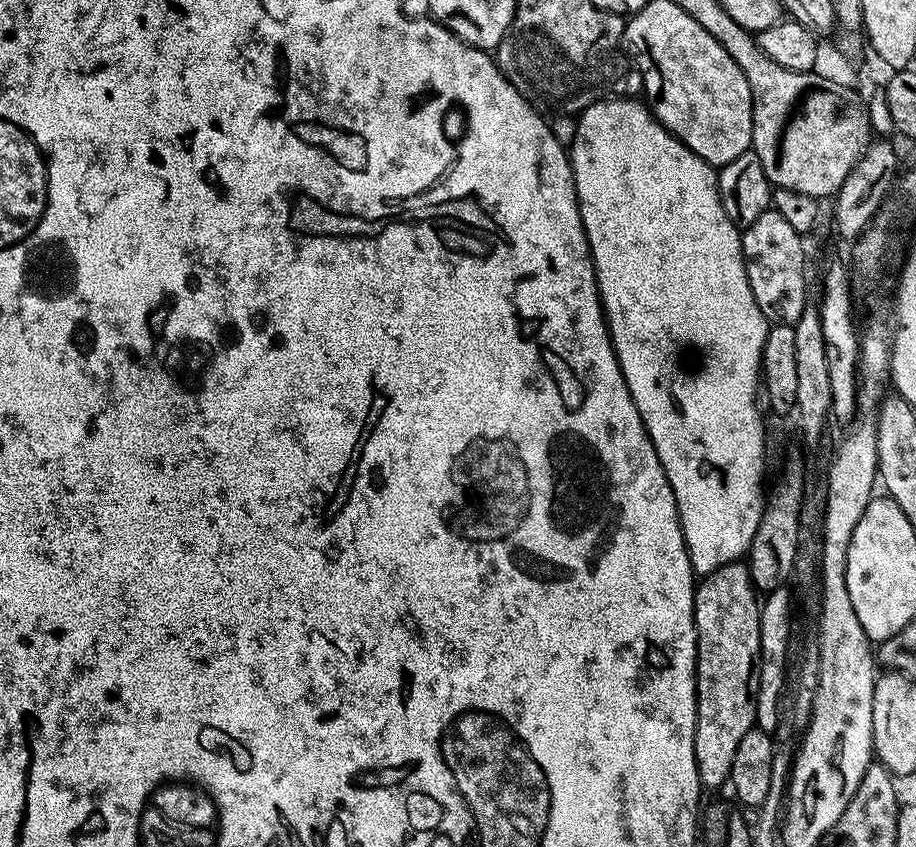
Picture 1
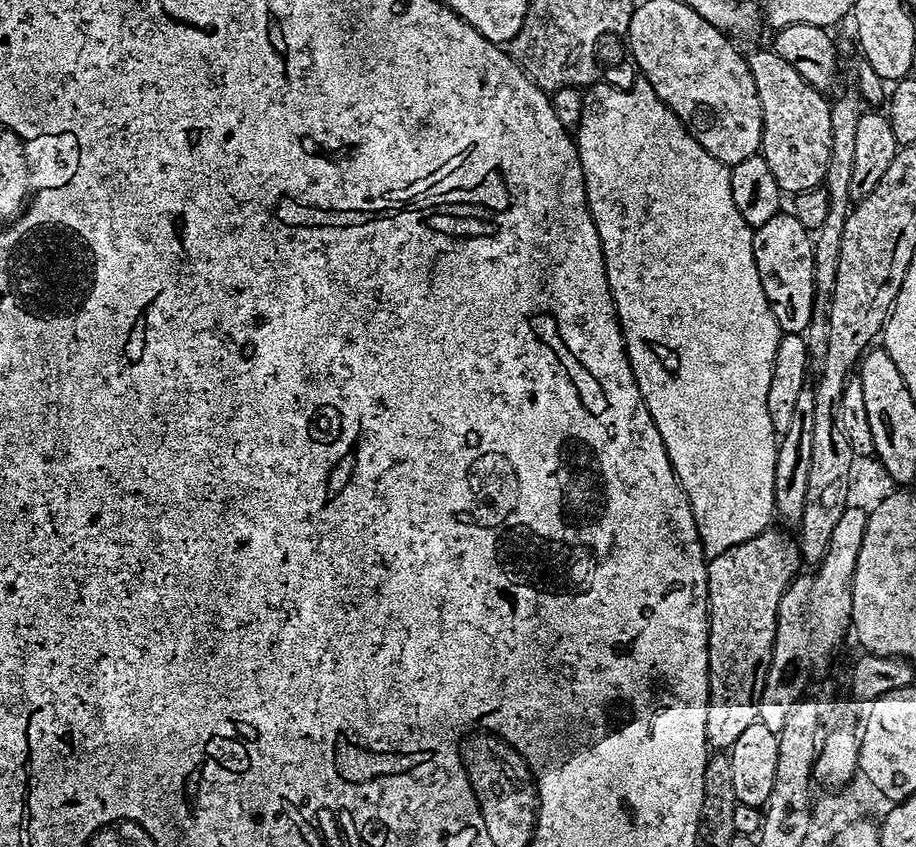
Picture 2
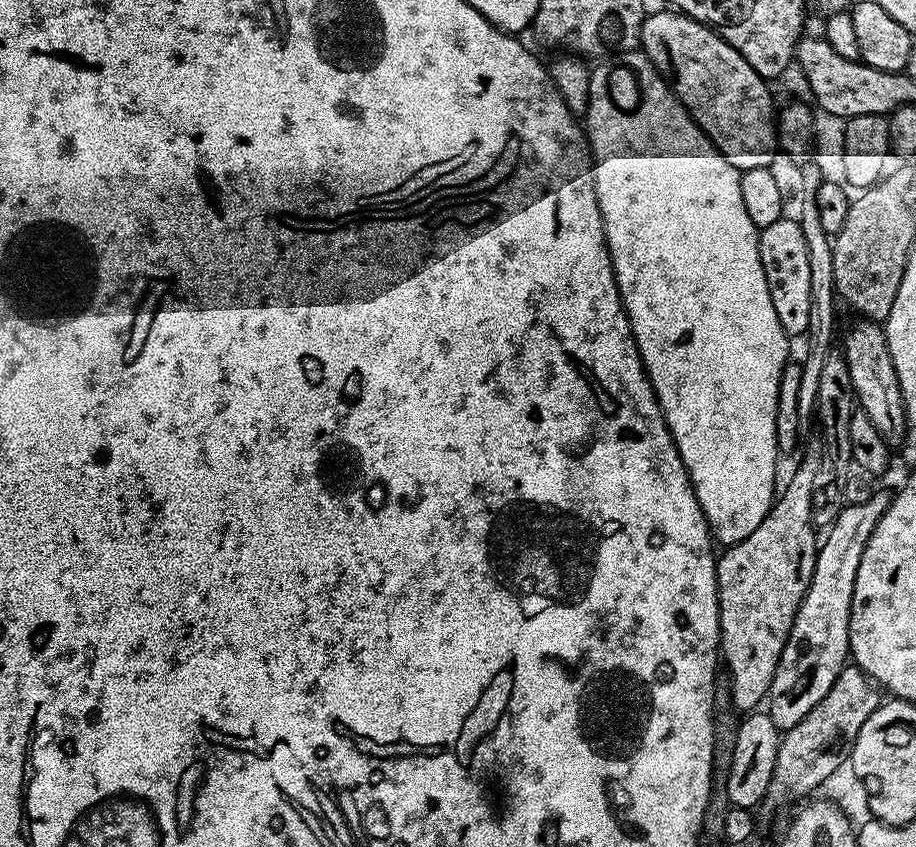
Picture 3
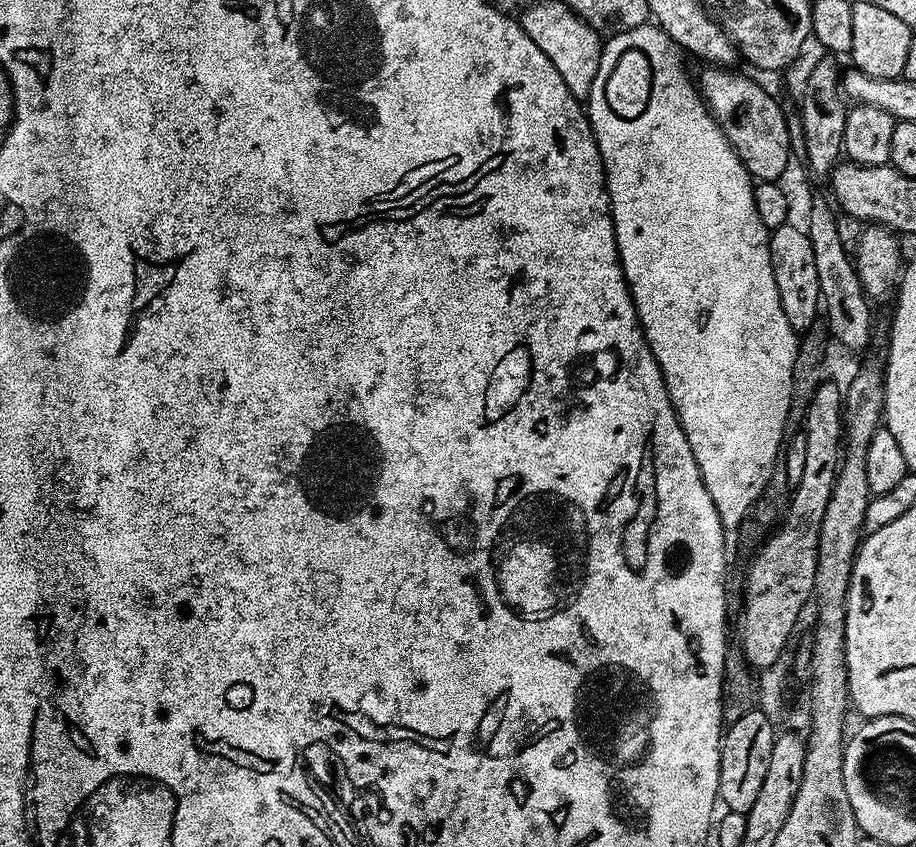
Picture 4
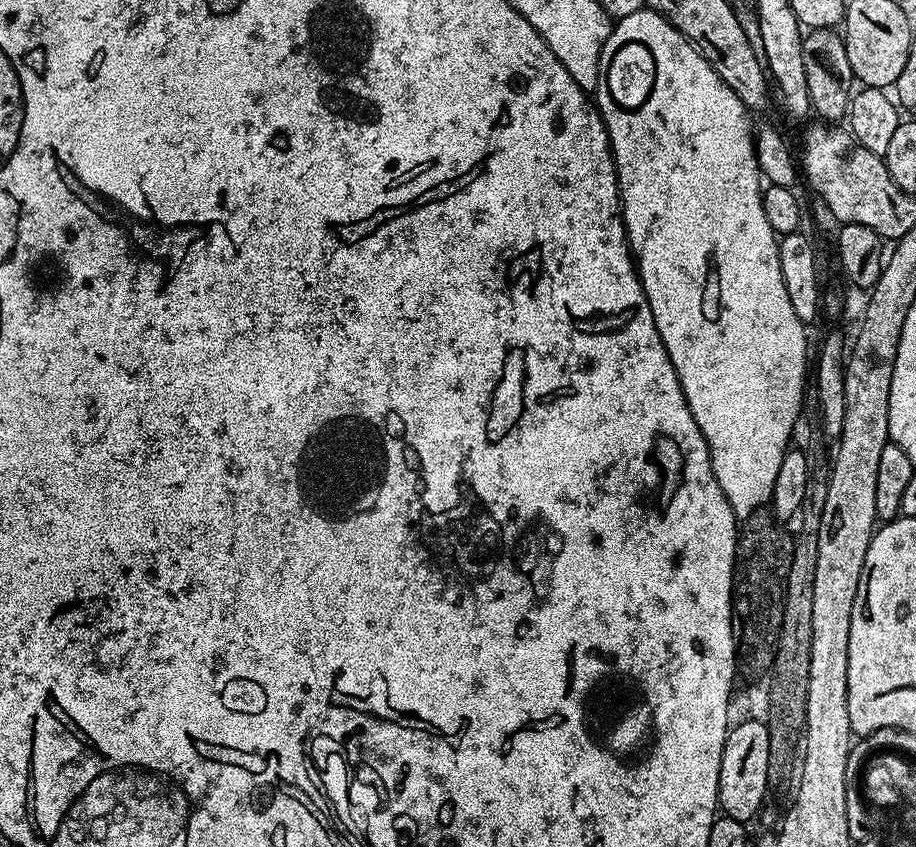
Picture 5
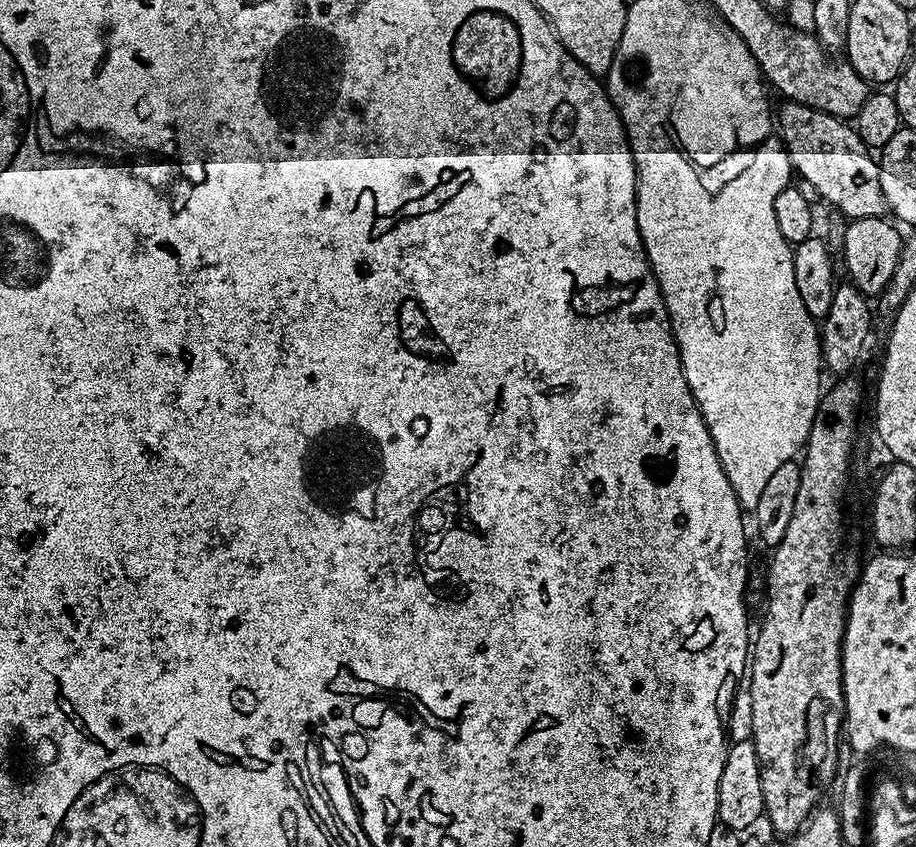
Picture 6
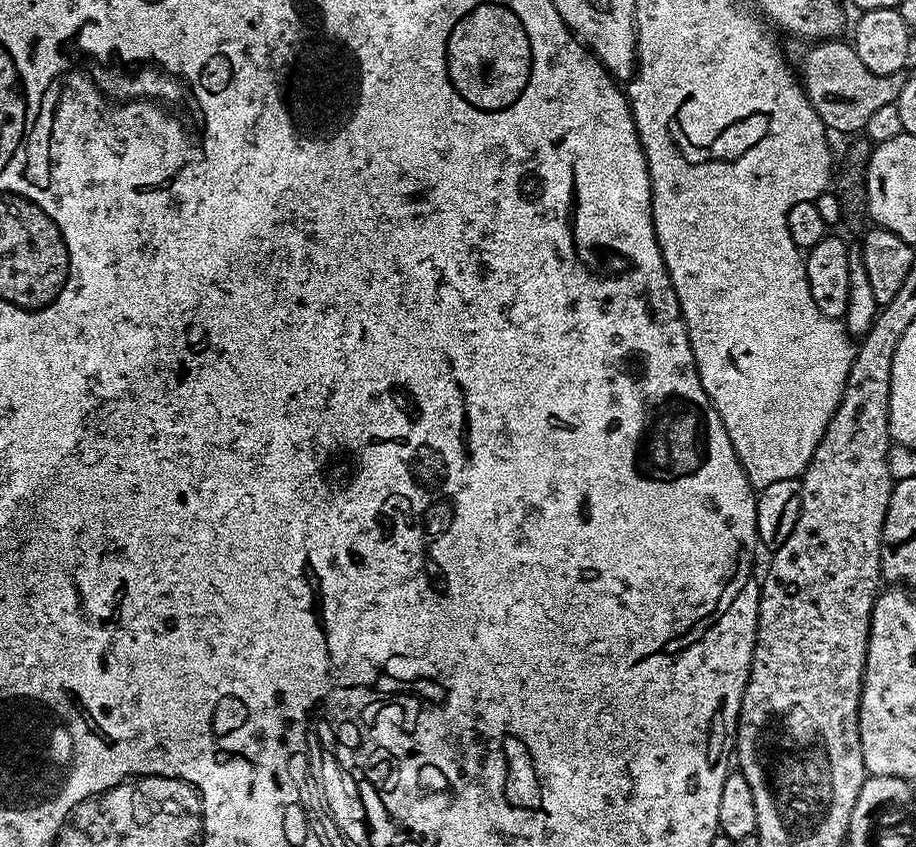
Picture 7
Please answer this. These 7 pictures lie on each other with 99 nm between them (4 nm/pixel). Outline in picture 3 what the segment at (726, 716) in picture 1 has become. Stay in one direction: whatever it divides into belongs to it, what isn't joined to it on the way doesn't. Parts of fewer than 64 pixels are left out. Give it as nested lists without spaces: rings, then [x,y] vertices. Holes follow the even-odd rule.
[[[816,444],[809,446],[758,530],[742,542],[725,547],[716,562],[720,603],[718,652],[723,663],[724,660],[728,663],[732,707],[740,714],[751,713],[765,703],[778,658],[782,658],[786,638],[794,626],[810,578],[814,578],[818,528],[814,523],[812,495],[822,476],[822,448]]]

